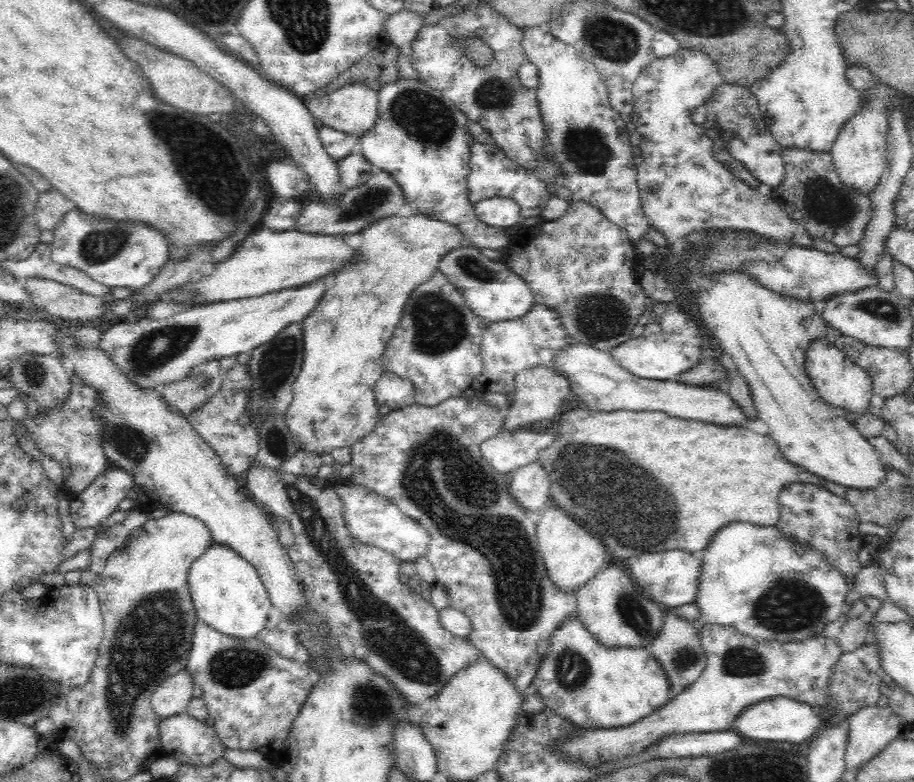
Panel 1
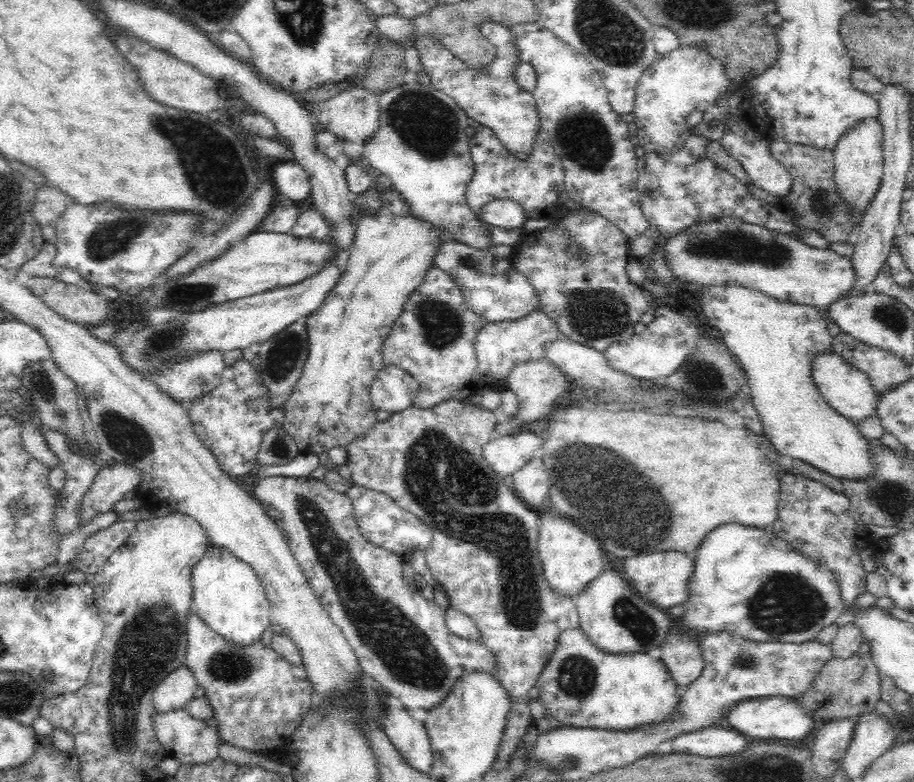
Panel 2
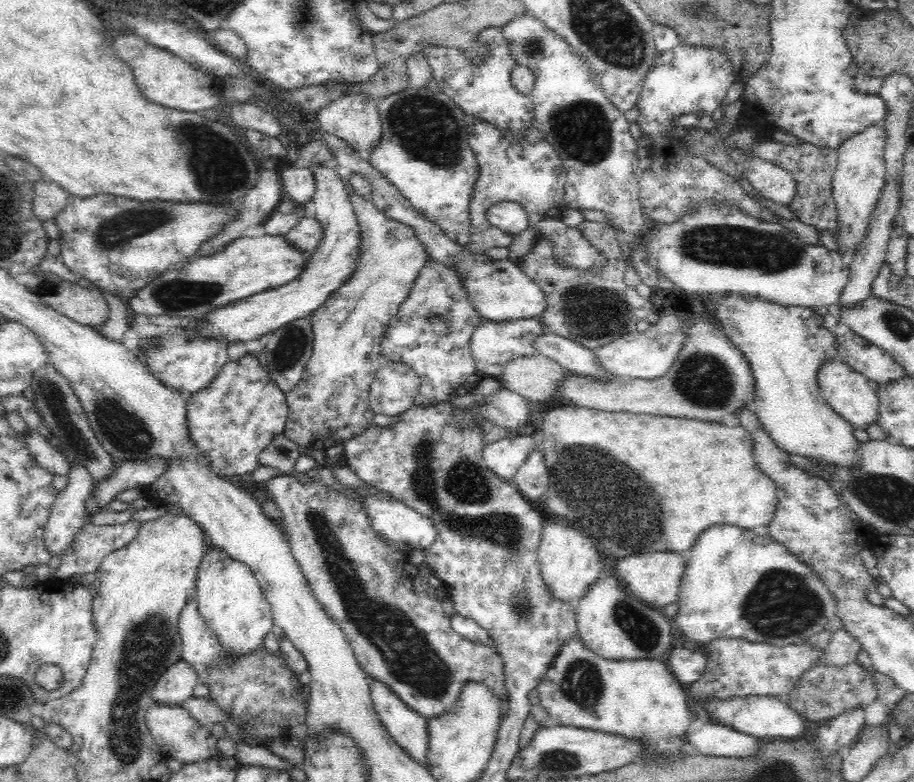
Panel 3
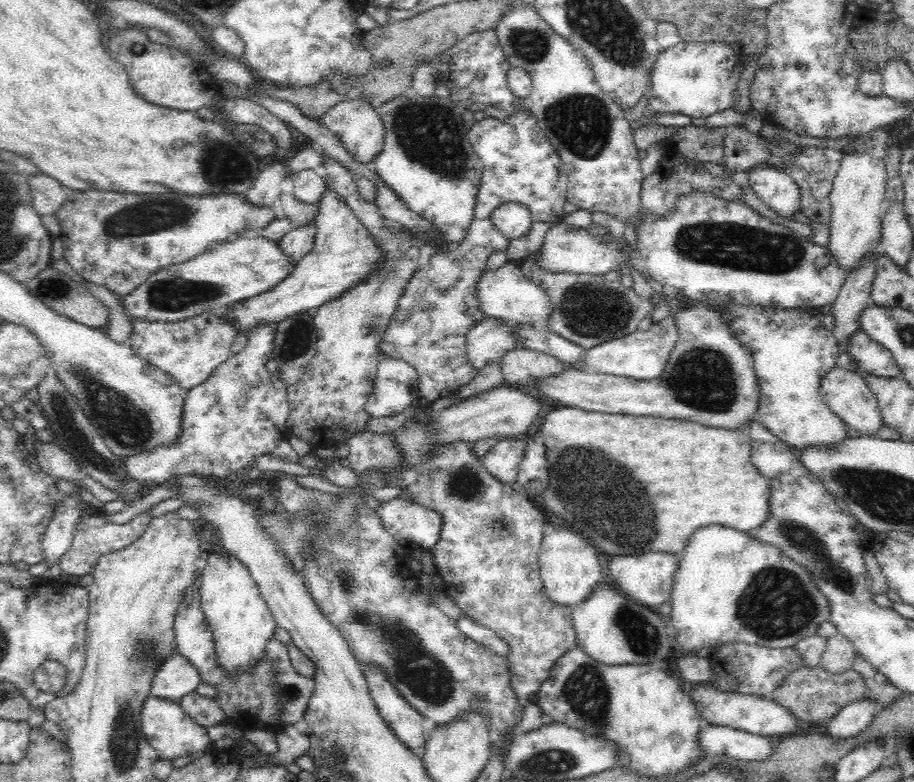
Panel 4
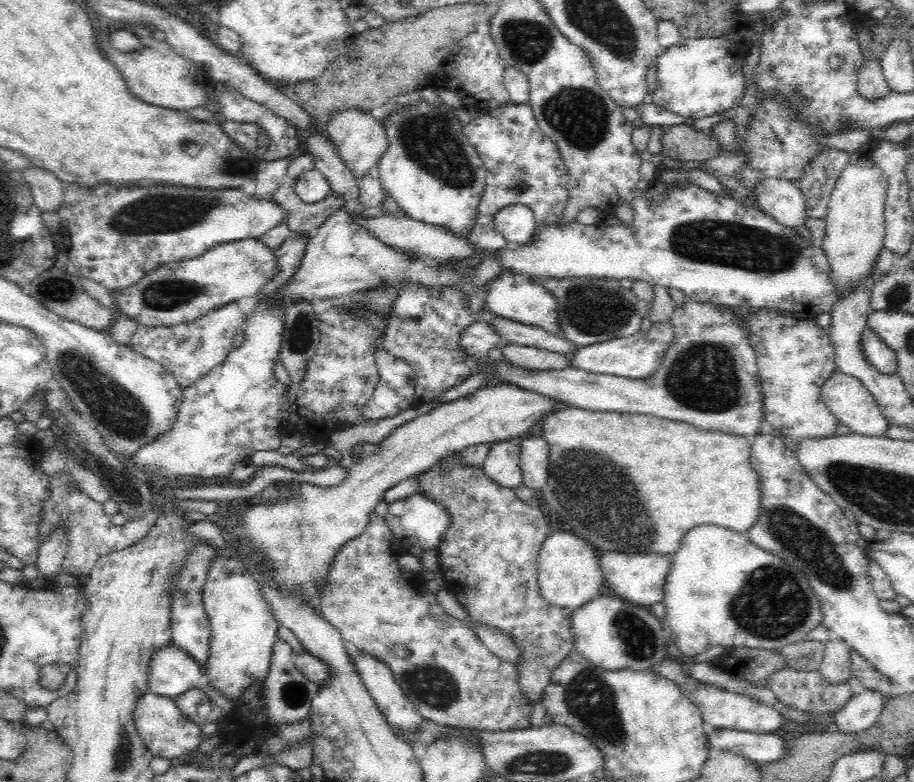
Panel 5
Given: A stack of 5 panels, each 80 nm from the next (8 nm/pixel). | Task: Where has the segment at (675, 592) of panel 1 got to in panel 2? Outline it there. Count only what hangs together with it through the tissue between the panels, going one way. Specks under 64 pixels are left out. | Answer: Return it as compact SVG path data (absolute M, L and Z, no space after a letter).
M660 551L654 554L642 554L624 560L622 570L619 570L634 593L638 593L642 600L654 606L662 608L677 608L682 605L688 594L688 580L694 568L694 556L692 553L676 551Z

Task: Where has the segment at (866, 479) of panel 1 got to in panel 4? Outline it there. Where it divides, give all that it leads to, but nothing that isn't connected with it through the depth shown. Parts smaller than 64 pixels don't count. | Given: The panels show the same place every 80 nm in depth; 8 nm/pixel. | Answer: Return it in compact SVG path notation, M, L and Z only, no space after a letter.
M726 306L732 320L731 331L751 351L754 370L759 382L760 400L757 423L762 423L774 436L789 447L804 449L806 446L838 446L846 440L845 425L824 404L820 396L822 377L841 363L841 348L832 333L820 321L821 317L798 309L767 308L763 306Z

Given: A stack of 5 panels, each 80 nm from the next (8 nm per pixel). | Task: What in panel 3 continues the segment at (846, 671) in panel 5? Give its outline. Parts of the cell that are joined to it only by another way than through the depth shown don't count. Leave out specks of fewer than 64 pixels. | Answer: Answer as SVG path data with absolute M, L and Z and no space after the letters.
M838 630L833 633L831 642L823 651L823 665L844 668L855 663L860 651L858 642L848 632Z

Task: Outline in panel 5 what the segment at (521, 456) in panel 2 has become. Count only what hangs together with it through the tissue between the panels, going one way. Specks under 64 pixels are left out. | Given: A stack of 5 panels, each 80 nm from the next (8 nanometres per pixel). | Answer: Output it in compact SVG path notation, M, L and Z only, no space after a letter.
M522 438L494 443L483 462L483 472L501 487L514 489L523 486L523 474L519 465Z

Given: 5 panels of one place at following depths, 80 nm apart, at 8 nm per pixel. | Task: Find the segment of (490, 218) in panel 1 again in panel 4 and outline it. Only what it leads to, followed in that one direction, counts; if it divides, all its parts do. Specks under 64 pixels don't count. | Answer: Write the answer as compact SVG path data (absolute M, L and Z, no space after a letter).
M508 203L494 210L492 214L492 223L508 239L518 240L525 238L533 221L530 210L518 203Z

